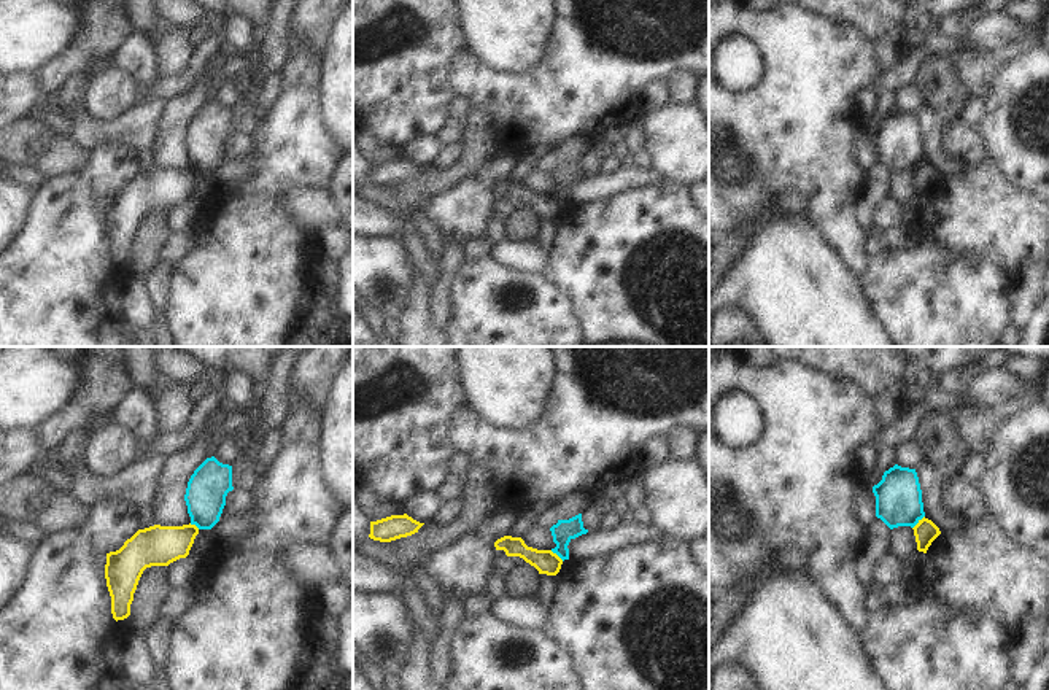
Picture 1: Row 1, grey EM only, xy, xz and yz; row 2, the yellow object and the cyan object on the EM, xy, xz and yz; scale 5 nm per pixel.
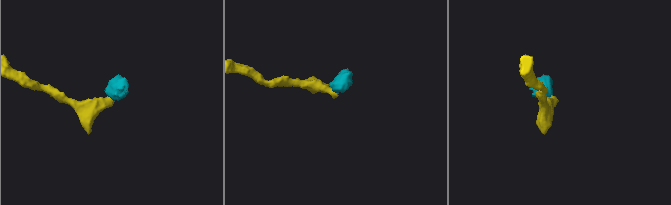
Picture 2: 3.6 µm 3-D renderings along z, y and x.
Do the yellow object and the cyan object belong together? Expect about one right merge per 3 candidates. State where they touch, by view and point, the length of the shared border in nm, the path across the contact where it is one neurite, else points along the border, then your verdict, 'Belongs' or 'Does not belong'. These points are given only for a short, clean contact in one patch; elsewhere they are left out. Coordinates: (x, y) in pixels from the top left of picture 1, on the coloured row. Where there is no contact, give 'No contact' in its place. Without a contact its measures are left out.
Touches yellow at yz (919, 522). Shared border 90 nm. Boundary: yz (924, 515), (913, 528). Does not belong.

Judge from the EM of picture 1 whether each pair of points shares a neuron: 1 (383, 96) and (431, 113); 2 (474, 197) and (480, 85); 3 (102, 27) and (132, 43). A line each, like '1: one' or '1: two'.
1: one
2: two
3: two

